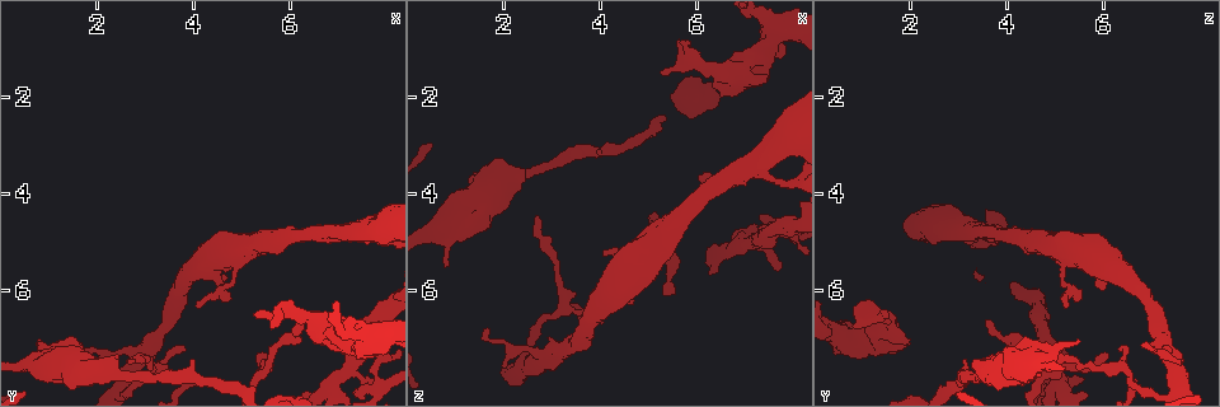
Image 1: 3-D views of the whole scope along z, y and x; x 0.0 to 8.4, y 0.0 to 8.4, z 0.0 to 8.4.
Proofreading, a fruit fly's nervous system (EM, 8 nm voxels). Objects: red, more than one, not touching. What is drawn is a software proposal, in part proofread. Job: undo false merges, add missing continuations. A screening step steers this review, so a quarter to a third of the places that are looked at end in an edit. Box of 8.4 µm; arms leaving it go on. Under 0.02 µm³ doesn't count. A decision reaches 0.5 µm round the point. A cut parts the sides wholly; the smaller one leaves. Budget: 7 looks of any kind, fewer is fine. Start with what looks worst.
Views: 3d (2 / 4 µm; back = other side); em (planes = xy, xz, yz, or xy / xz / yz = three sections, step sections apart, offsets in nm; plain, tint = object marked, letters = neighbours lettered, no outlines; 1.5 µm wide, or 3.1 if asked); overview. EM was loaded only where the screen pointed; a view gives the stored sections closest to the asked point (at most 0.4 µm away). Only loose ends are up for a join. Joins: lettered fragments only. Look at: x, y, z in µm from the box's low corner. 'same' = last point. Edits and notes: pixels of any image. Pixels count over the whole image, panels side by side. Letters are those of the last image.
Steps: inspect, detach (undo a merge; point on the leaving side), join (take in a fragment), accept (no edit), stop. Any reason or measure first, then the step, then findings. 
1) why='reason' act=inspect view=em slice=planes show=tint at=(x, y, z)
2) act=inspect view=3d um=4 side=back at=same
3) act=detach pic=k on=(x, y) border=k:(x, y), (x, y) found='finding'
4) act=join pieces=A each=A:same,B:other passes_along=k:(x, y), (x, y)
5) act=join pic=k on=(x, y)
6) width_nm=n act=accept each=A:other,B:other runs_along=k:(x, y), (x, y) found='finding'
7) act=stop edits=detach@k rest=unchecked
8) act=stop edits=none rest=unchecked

why='branch stops here' act=inspect view=3d um=2 side=back at=(0.75, 7.00, 5.45)

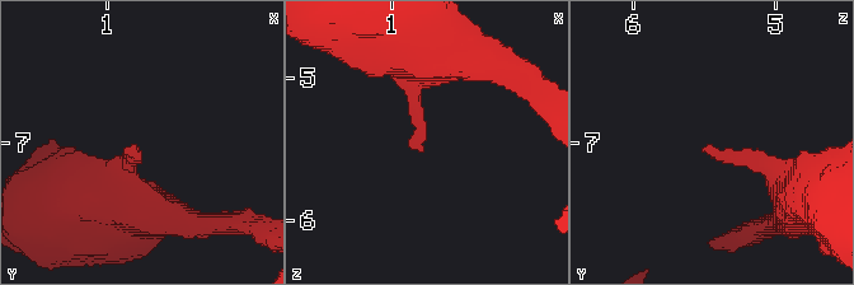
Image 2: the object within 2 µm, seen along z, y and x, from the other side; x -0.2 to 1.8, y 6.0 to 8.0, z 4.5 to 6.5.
act=inspect view=em slice=planes show=plain at=(0.78, 7.04, 5.48)

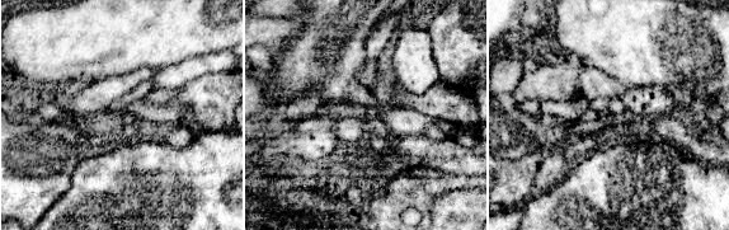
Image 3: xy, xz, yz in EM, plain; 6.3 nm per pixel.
why='what lies round it' act=inspect view=em slice=planes show=letters at=same

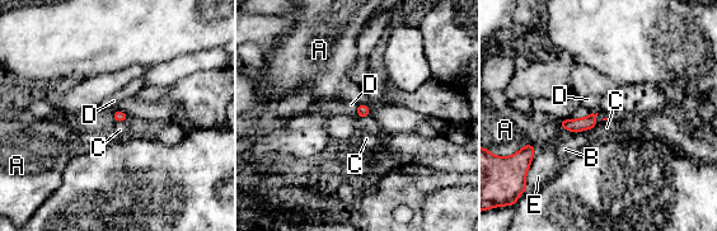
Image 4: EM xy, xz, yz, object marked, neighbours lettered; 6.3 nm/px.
act=accept each=A:other,B:other,C:other,D:other,E:other border=4:(591, 112), (598, 113) found='none of them fits'

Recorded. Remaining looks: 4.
why='branch stops here' act=inspect view=em slice=planes show=tint at=(4.05, 6.30, 5.25)

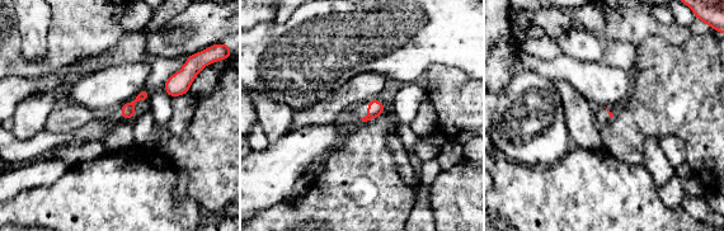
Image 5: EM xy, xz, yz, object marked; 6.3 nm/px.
act=inspect view=em slice=planes show=letters at=same

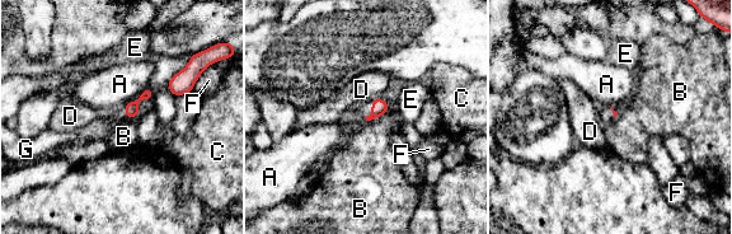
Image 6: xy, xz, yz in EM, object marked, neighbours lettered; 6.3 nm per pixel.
act=join pieces=G each=A:other,B:other,C:other,D:other,E:other,F:other,G:same passes_along=6:(379, 108), (371, 111), (364, 108) found='the cell continues'

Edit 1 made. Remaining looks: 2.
act=stop edits=join@6 rest=unchecked

